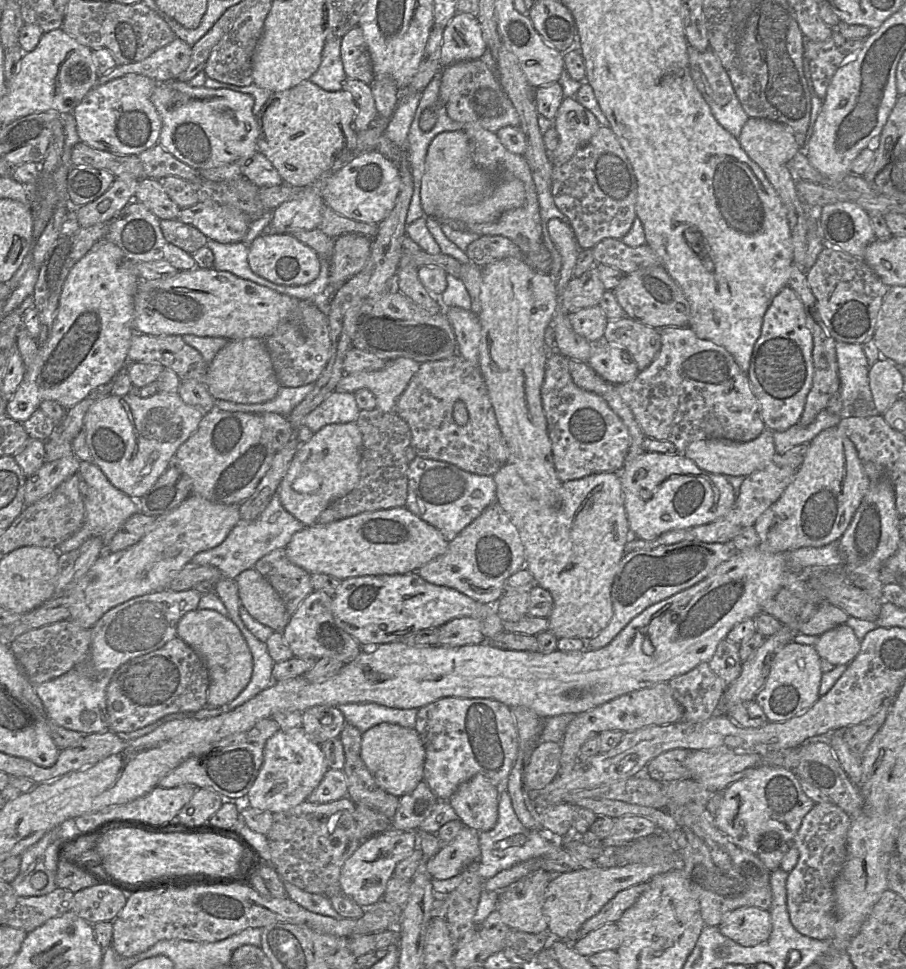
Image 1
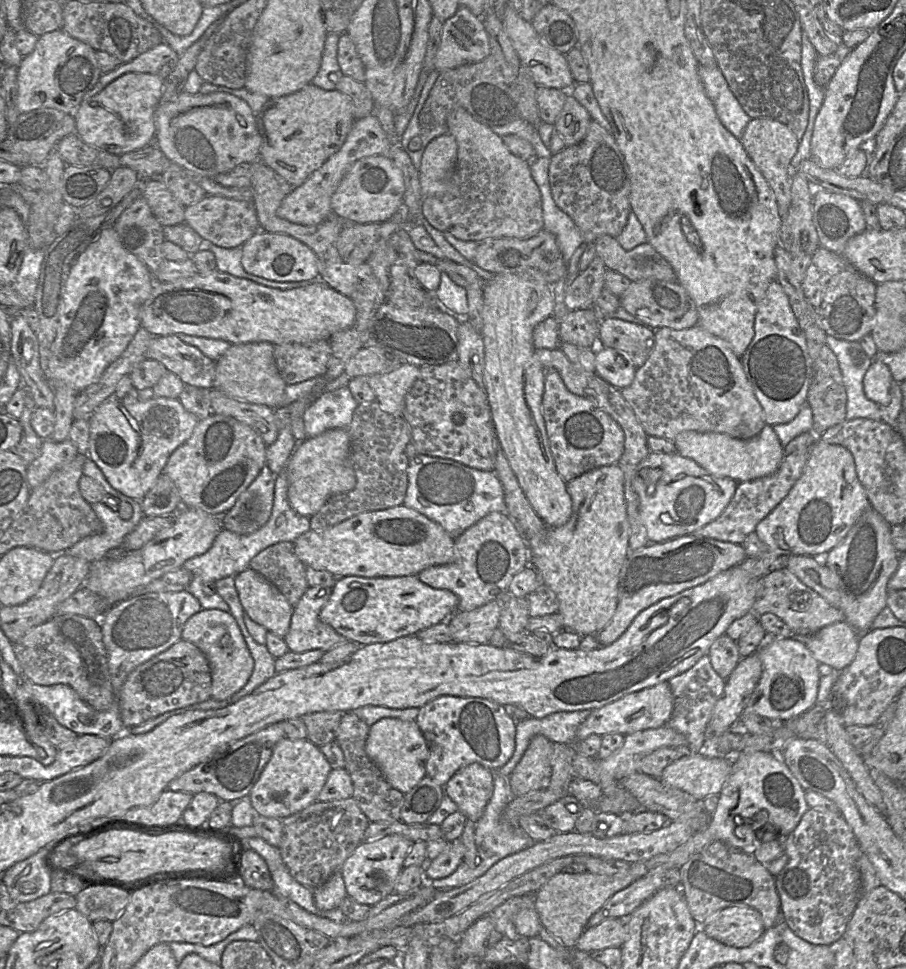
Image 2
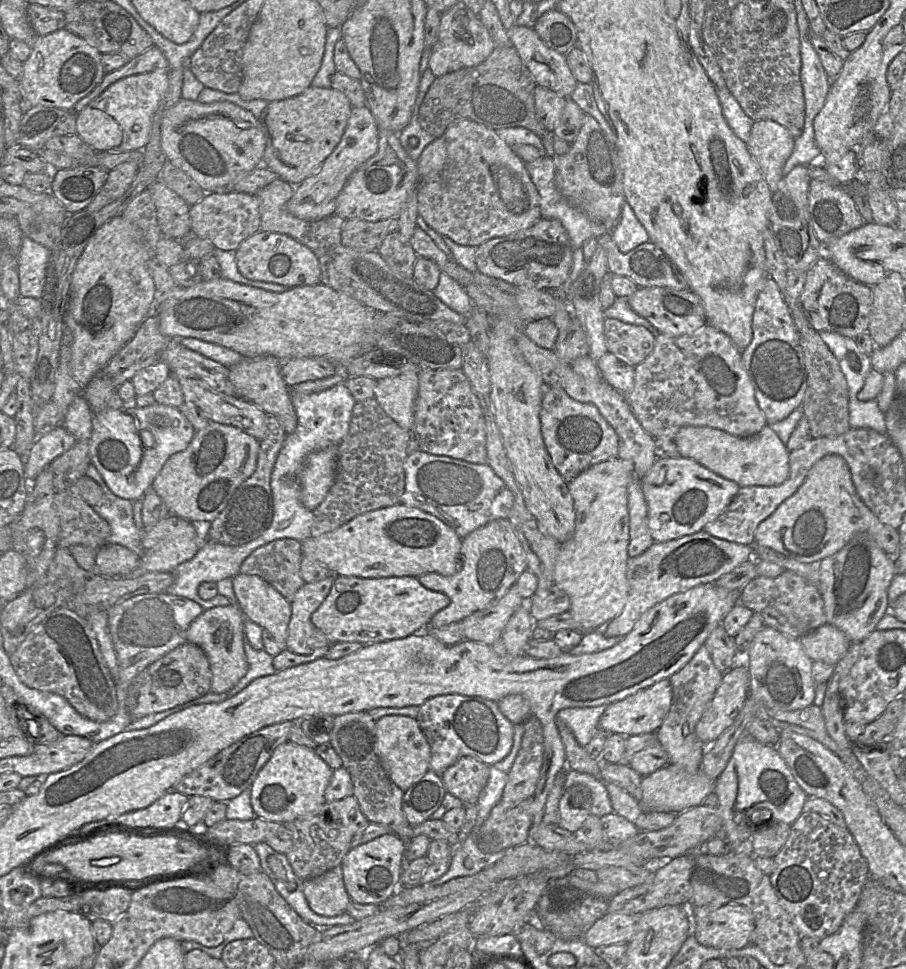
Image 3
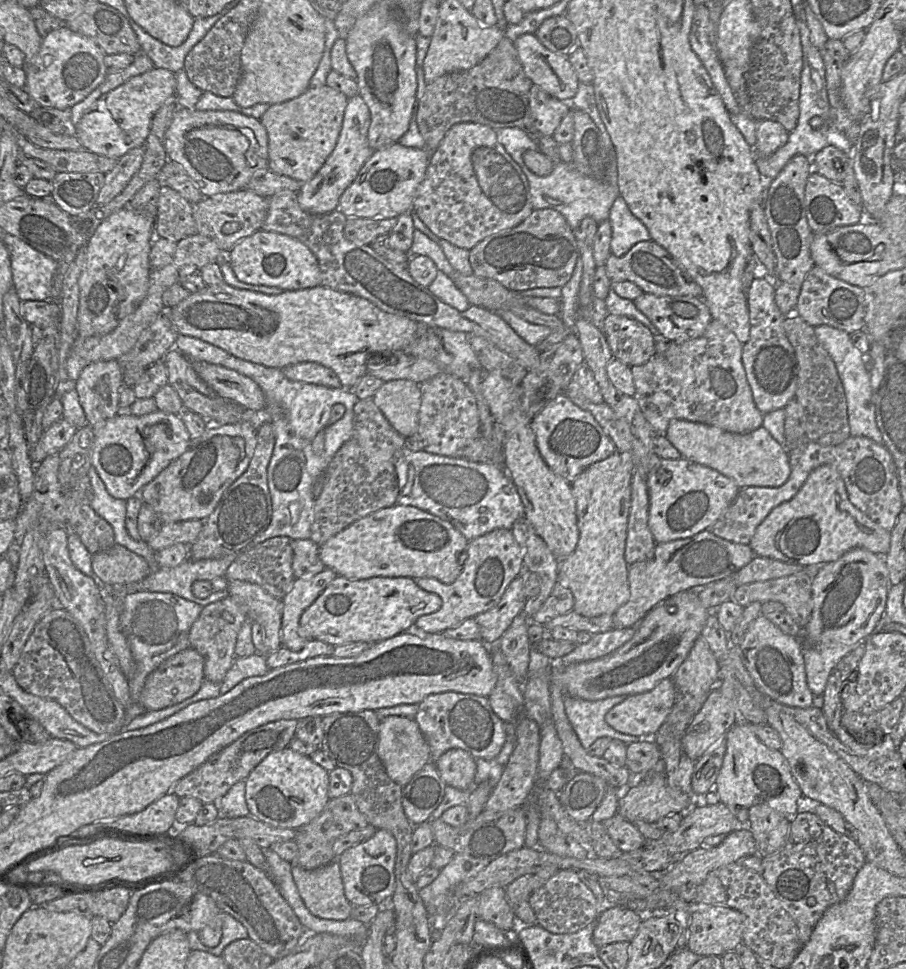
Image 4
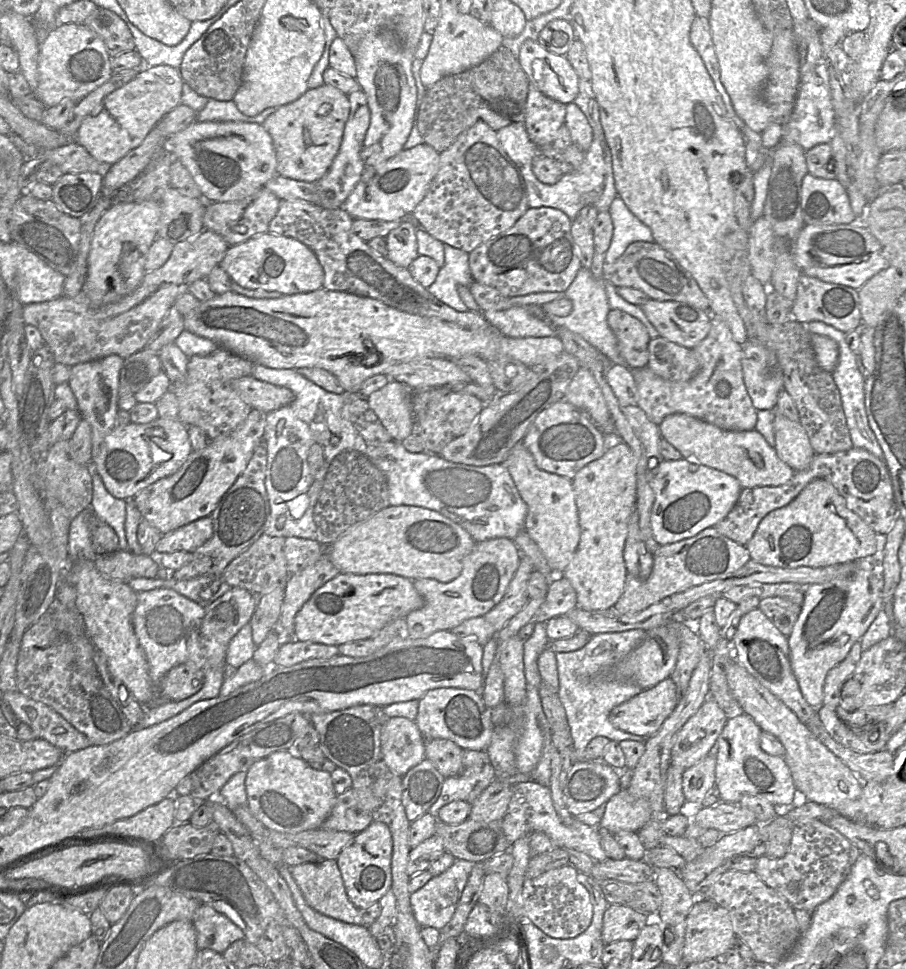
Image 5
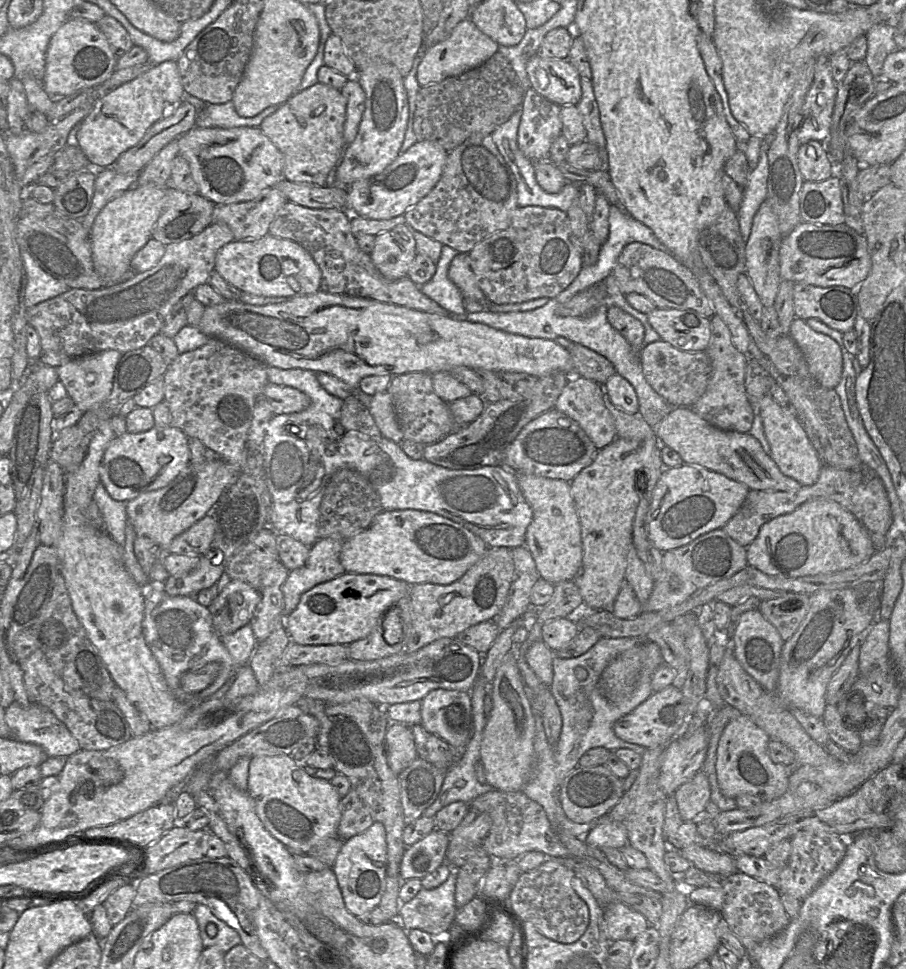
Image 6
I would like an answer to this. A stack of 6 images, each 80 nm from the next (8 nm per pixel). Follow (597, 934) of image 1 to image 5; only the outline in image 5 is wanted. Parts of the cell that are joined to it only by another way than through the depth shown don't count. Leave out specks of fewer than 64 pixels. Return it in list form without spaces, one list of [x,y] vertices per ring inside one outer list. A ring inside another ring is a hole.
[[[608,905],[603,915],[603,924],[602,924],[602,933],[601,938],[604,944],[611,944],[621,940],[632,941],[637,938],[642,929],[649,923],[651,919],[655,917],[649,917],[643,913],[637,912],[629,907],[621,906],[621,905]]]

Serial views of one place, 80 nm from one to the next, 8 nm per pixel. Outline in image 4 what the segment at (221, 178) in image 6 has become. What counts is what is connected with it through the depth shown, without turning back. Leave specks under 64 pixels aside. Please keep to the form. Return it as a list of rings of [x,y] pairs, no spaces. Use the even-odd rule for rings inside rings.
[[[179,107],[165,134],[165,150],[168,160],[184,168],[203,197],[245,189],[257,171],[268,169],[268,134],[261,120],[234,111]]]

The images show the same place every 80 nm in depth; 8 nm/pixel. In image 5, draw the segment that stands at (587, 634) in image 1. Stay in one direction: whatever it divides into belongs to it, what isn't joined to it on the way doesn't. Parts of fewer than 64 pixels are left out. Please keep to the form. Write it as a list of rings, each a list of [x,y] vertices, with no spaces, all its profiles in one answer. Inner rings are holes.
[[[615,441],[613,443],[609,443],[609,446],[606,452],[601,456],[599,459],[587,464],[582,469],[580,469],[575,477],[572,479],[572,488],[575,495],[575,503],[577,506],[578,511],[578,519],[579,519],[579,526],[580,526],[580,540],[578,547],[572,556],[570,562],[566,566],[565,570],[561,575],[556,576],[563,576],[569,580],[571,585],[573,586],[576,597],[577,597],[577,607],[586,610],[586,611],[597,611],[597,610],[605,610],[613,608],[616,602],[621,597],[624,585],[627,576],[627,569],[624,563],[624,546],[626,542],[626,538],[628,535],[628,525],[630,518],[633,512],[636,510],[636,502],[637,502],[637,458],[632,452],[631,448],[622,441]]]

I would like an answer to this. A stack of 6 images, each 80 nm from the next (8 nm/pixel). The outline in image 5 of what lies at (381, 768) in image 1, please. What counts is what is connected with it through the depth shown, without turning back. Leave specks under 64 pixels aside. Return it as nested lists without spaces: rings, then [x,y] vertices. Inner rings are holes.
[[[404,717],[387,719],[380,745],[385,764],[399,777],[425,759],[425,739],[415,721]]]

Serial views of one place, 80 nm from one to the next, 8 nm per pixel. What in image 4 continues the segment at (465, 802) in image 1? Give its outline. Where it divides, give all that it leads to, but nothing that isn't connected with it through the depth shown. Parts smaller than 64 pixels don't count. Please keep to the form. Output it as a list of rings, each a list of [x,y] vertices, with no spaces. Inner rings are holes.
[[[447,750],[434,762],[434,766],[446,785],[465,790],[474,783],[476,761],[465,750]]]

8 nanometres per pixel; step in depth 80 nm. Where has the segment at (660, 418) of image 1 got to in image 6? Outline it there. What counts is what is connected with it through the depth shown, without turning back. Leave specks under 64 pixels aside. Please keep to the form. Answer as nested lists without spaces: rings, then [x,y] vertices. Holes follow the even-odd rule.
[[[713,314],[710,321],[711,337],[706,352],[711,359],[712,375],[706,391],[691,408],[718,428],[749,432],[756,414],[746,392],[745,377],[749,357],[734,346],[727,325],[717,314]]]

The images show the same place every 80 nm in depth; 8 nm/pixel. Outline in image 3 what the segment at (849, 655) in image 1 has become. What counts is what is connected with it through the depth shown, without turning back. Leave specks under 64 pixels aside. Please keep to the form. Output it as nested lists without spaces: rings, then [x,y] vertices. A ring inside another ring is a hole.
[[[831,624],[802,634],[799,638],[805,653],[813,661],[836,665],[848,652],[851,642],[846,635]]]

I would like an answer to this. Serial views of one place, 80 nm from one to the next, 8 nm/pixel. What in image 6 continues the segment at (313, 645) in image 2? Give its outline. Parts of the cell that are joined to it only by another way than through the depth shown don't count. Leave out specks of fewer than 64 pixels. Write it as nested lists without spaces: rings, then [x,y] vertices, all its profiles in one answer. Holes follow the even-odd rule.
[[[334,538],[317,540],[305,564],[289,571],[283,585],[284,618],[295,610],[305,592],[346,572],[340,562],[343,542]]]

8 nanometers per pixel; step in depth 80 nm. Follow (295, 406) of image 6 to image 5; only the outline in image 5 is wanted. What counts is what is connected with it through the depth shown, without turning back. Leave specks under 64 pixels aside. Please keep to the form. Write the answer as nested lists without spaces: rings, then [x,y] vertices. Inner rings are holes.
[[[252,376],[233,380],[231,388],[252,409],[264,413],[287,406],[295,399],[295,395],[290,389],[257,380]]]

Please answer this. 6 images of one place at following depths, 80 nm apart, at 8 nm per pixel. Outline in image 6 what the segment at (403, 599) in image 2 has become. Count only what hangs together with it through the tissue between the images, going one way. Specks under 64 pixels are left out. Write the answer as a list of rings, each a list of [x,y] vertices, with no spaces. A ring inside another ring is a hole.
[[[345,572],[305,592],[295,610],[285,617],[285,629],[299,645],[350,645],[367,637],[385,613],[409,595],[411,585],[388,576]]]

